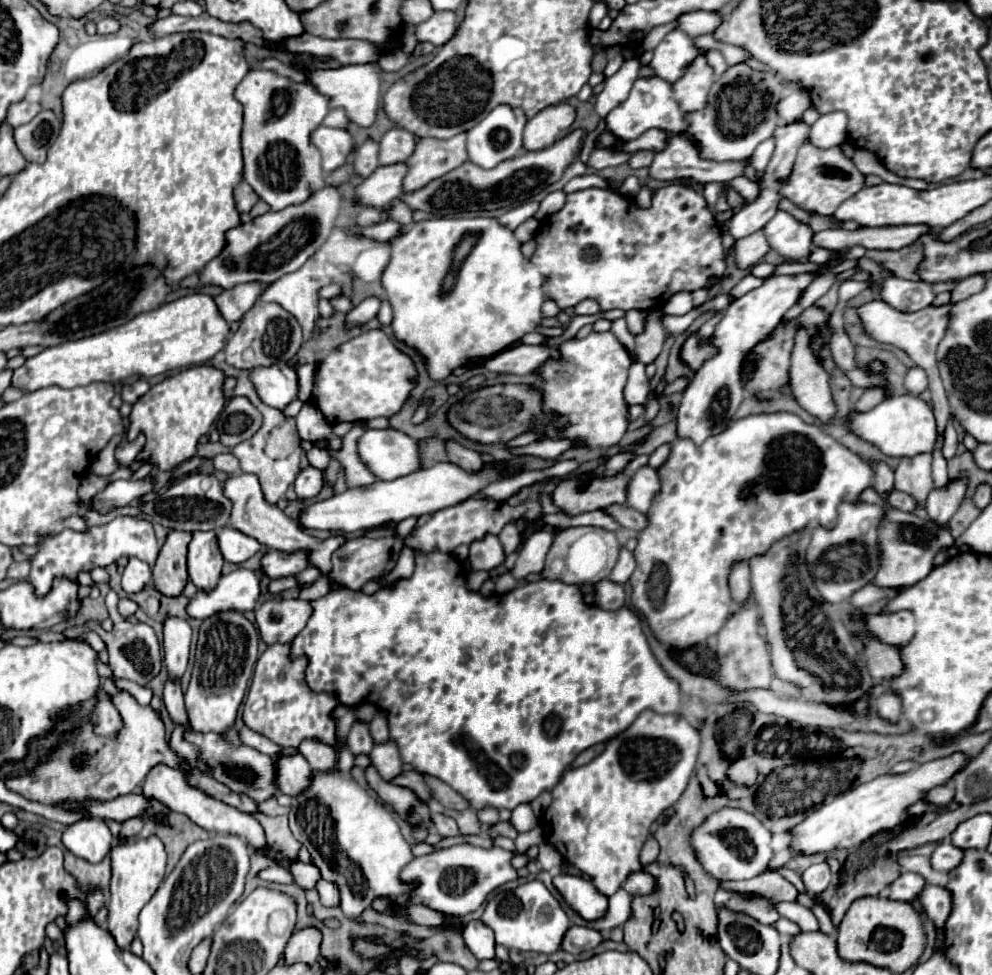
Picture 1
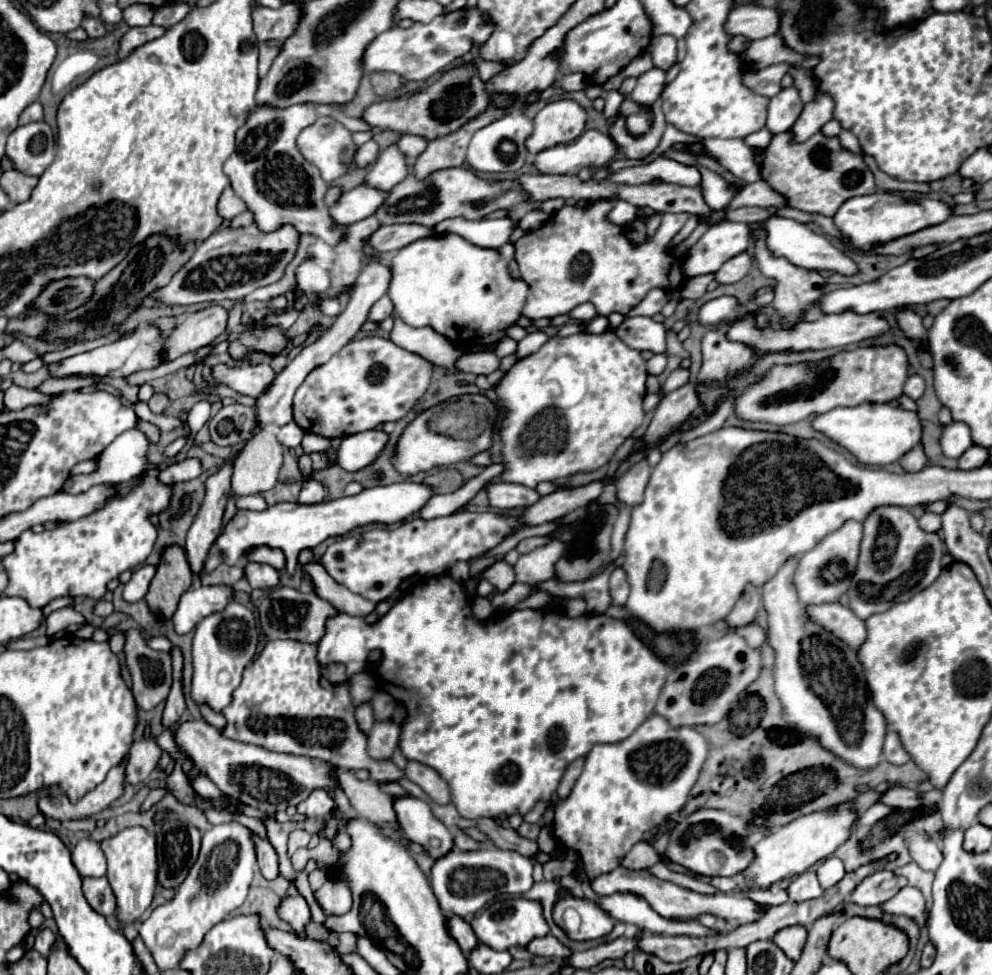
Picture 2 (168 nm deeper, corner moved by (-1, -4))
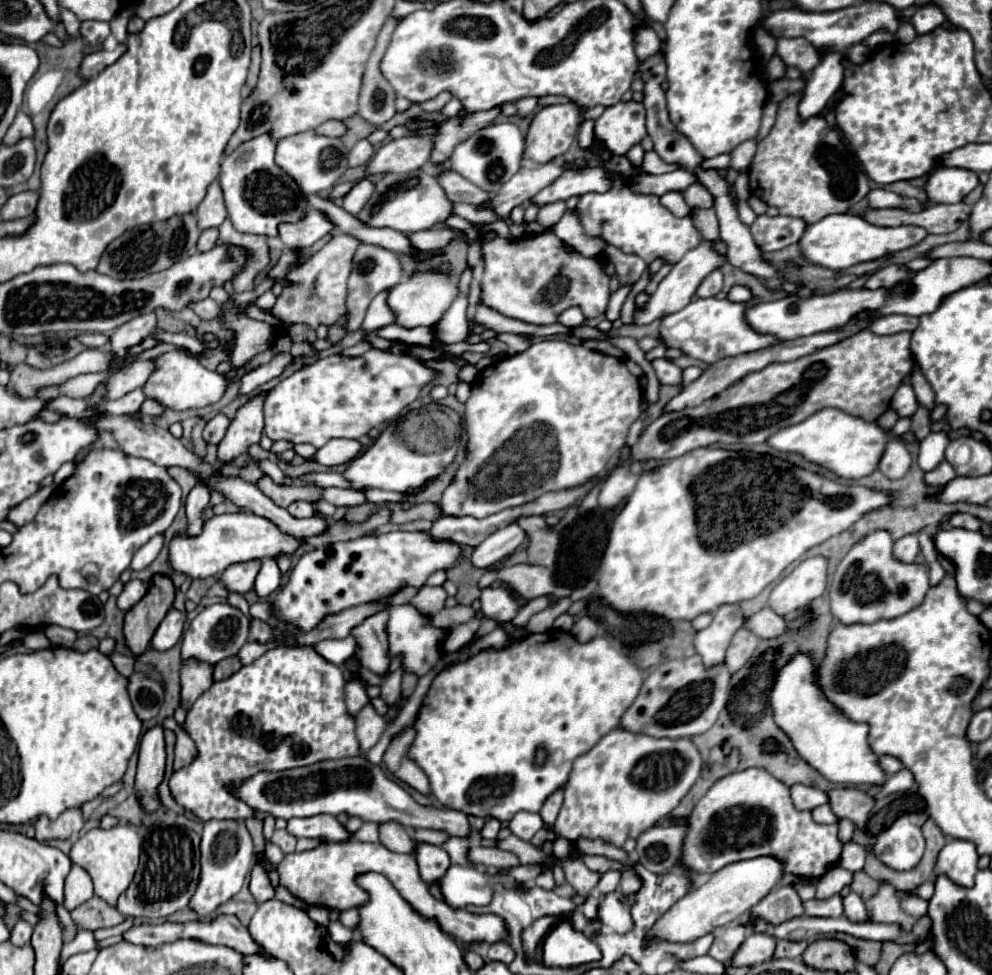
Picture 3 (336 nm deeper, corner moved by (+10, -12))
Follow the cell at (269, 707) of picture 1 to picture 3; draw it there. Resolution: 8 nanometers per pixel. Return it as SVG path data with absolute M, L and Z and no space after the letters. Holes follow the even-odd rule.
M311 646L271 648L261 658L243 666L233 676L213 682L213 686L203 692L187 710L187 718L181 724L181 730L187 732L197 746L197 758L187 768L173 772L169 788L175 802L203 822L225 818L247 820L255 816L255 810L243 800L235 798L229 786L239 788L243 780L249 780L261 770L281 772L289 768L309 766L321 760L359 756L361 750L355 736L355 720L345 710L343 686L345 678L341 668L321 658Z

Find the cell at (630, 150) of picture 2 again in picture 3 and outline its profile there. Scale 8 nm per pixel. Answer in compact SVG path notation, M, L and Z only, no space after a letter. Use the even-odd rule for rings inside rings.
M617 102L595 120L595 136L605 142L607 150L623 156L631 146L647 136L645 108L639 102Z

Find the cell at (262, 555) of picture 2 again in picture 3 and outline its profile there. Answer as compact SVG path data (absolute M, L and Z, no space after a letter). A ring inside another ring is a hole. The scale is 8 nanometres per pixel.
M263 558L263 566L255 578L255 594L259 598L269 598L281 584L281 572L273 558Z

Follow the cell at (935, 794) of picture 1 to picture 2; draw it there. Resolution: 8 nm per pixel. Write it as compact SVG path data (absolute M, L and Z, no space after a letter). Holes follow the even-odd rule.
M892 786L888 788L888 792L882 798L884 804L890 804L894 808L902 808L902 810L916 810L922 806L922 794L920 790L910 790L910 788L902 788L902 786Z

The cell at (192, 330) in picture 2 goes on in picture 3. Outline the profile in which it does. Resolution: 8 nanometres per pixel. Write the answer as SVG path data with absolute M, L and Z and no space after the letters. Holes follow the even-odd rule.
M153 360L125 362L125 366L119 372L113 372L113 374L109 374L105 378L105 382L103 382L103 388L105 388L103 398L105 400L117 400L117 398L125 396L131 390L141 388L147 382L147 378L149 378L149 374L153 370L155 370Z

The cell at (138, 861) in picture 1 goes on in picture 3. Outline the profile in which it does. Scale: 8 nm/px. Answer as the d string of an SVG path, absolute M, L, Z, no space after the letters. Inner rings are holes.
M117 824L109 830L93 828L87 834L83 834L69 852L69 858L73 864L81 866L93 880L95 894L115 906L119 894L127 890L131 884L137 864L139 864L139 852L141 852L141 838L137 834L137 828L133 824Z

